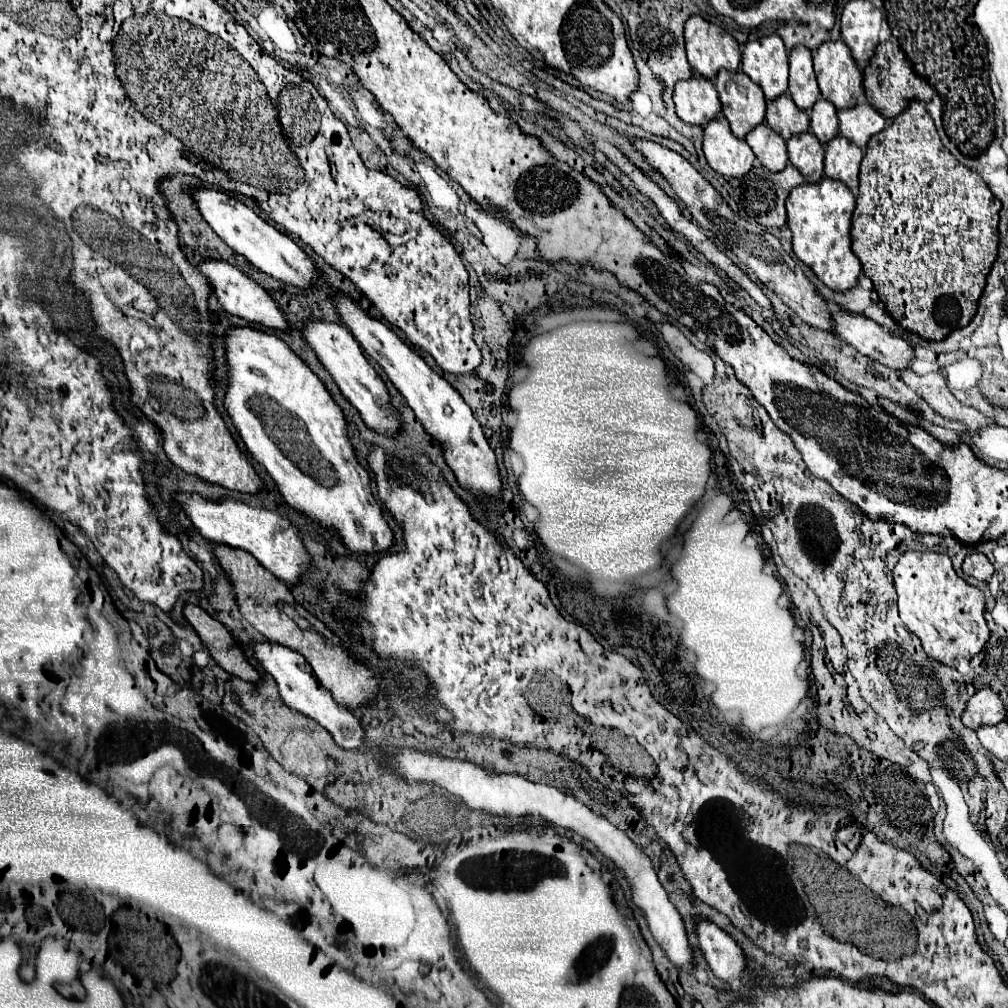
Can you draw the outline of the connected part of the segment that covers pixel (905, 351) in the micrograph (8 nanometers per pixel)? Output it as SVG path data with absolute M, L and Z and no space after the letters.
M840 311L834 313L834 325L840 339L890 369L904 371L914 361L914 349L902 337L892 335L888 329L864 315Z

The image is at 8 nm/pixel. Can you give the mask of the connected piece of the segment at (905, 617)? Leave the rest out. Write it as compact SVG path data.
M906 551L894 567L894 583L900 619L922 641L928 657L956 667L962 659L972 659L984 649L990 639L990 629L984 619L984 593L956 575L948 555Z

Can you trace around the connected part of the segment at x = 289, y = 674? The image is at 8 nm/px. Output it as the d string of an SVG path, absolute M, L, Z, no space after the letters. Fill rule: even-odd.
M254 643L252 657L258 659L262 669L276 679L280 697L284 699L284 703L288 707L298 709L300 713L308 715L310 719L320 723L324 729L328 729L340 747L344 747L348 751L360 751L364 737L366 737L366 729L362 727L360 719L348 707L336 703L328 689L320 687L316 675L312 675L312 667L308 667L308 663L300 657L300 653L296 653L288 647L280 647L276 643Z

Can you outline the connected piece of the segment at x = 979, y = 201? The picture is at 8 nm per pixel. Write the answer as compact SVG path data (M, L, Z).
M912 101L898 117L894 117L892 125L888 125L884 131L880 131L880 135L874 135L868 143L868 151L862 159L862 167L860 167L860 193L858 193L858 199L856 199L856 209L854 209L854 217L852 217L852 251L858 255L860 263L862 263L862 271L866 277L872 279L874 283L874 289L880 297L880 301L886 305L888 313L892 315L892 319L908 329L910 333L916 333L920 335L922 339L944 339L948 333L960 329L960 327L966 327L972 317L976 315L976 309L978 309L978 299L982 295L982 289L986 285L986 275L990 273L992 269L992 263L998 255L998 221L1000 221L1000 209L1002 209L1002 203L998 197L992 195L992 191L988 189L988 185L984 183L984 179L964 167L962 163L958 163L954 159L954 155L942 145L940 137L938 137L938 131L934 127L934 121L930 117L930 113L926 111L926 107L918 101Z

